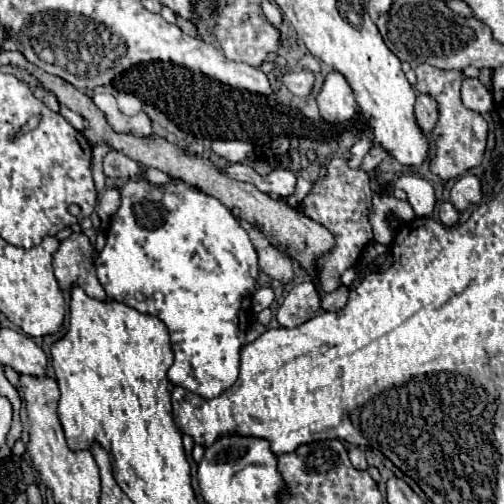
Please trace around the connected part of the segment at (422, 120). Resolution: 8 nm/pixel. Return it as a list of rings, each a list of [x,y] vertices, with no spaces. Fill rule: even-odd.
[[[419,95],[417,97],[417,103],[415,103],[415,117],[417,117],[419,127],[425,133],[433,131],[435,129],[435,123],[437,123],[437,117],[439,117],[437,101],[431,95]]]

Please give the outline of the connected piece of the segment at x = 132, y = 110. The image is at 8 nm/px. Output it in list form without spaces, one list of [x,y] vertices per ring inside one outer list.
[[[127,93],[119,95],[117,101],[119,101],[119,111],[121,111],[123,115],[135,115],[137,111],[141,111],[141,105],[143,105],[137,97],[127,95]]]

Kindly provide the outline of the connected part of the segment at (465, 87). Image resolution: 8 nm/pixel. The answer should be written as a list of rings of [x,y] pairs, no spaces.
[[[465,79],[461,85],[461,99],[463,105],[471,111],[477,111],[481,115],[489,113],[493,109],[493,97],[491,93],[481,85],[479,79]]]

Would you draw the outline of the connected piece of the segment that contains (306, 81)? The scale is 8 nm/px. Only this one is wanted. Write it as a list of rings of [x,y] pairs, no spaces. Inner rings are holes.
[[[291,71],[291,73],[279,75],[277,81],[281,85],[285,85],[291,93],[307,97],[311,87],[313,87],[313,73],[311,71]]]

